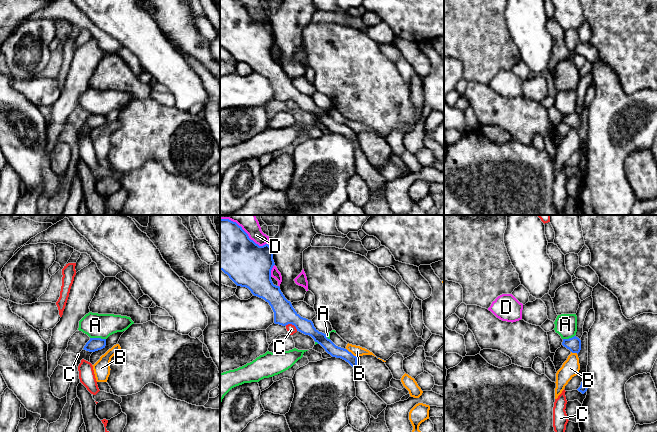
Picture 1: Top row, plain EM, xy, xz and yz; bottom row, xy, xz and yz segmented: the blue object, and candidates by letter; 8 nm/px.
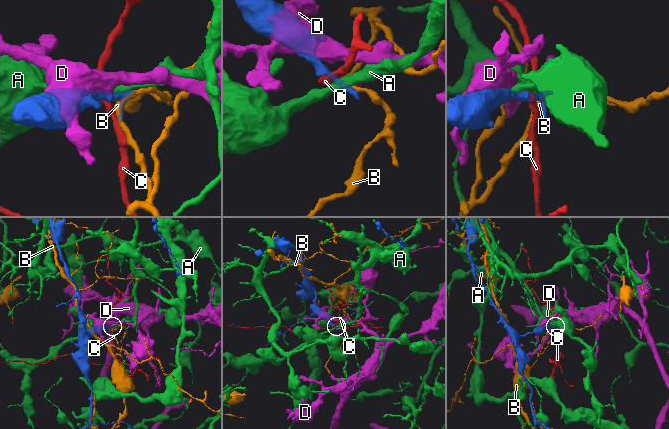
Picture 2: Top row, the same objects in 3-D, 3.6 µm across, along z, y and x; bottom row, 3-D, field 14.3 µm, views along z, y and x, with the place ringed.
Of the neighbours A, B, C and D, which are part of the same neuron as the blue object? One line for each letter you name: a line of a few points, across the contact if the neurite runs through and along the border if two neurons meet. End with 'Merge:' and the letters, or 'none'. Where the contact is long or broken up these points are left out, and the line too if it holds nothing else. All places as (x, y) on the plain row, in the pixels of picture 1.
Merge: none

